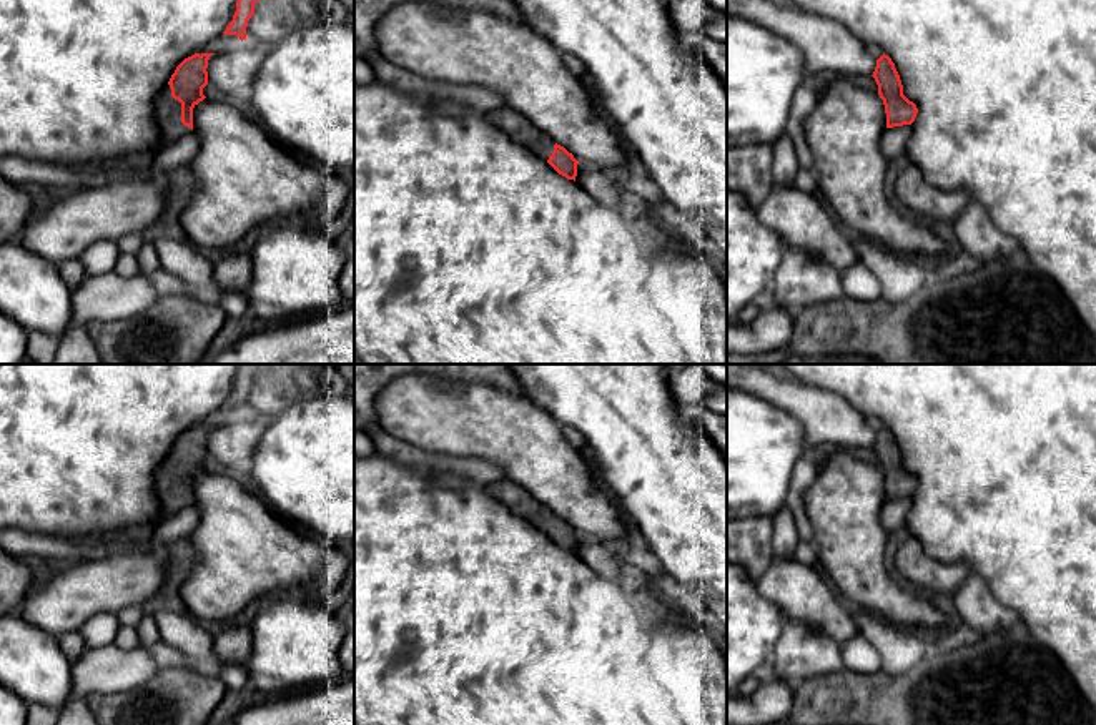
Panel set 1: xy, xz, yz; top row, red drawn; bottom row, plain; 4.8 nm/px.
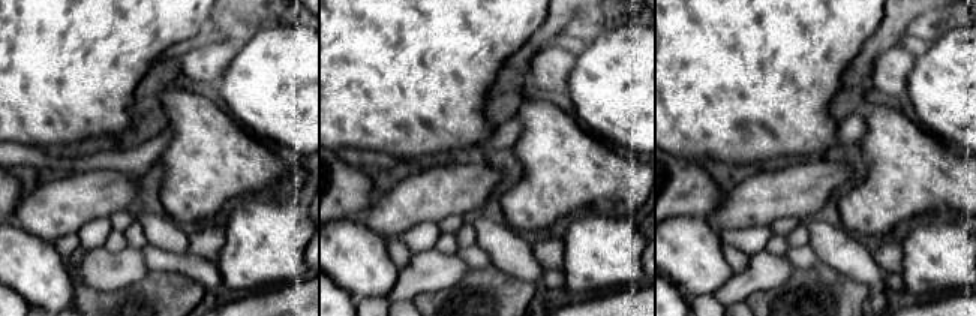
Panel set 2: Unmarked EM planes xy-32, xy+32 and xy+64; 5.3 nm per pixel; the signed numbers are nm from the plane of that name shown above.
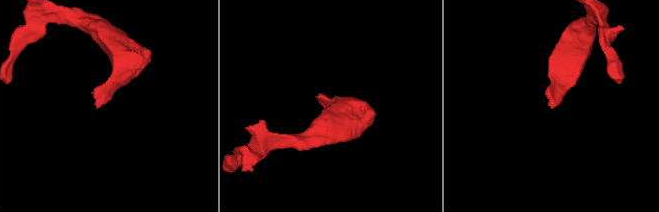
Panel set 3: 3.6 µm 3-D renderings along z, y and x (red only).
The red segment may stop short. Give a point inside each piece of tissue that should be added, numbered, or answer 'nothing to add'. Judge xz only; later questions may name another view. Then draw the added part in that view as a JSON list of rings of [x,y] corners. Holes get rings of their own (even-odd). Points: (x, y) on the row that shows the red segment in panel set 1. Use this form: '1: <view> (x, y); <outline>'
1: xz (514, 123); [[[507,105],[486,113],[486,120],[546,161],[554,151],[554,140]]]

